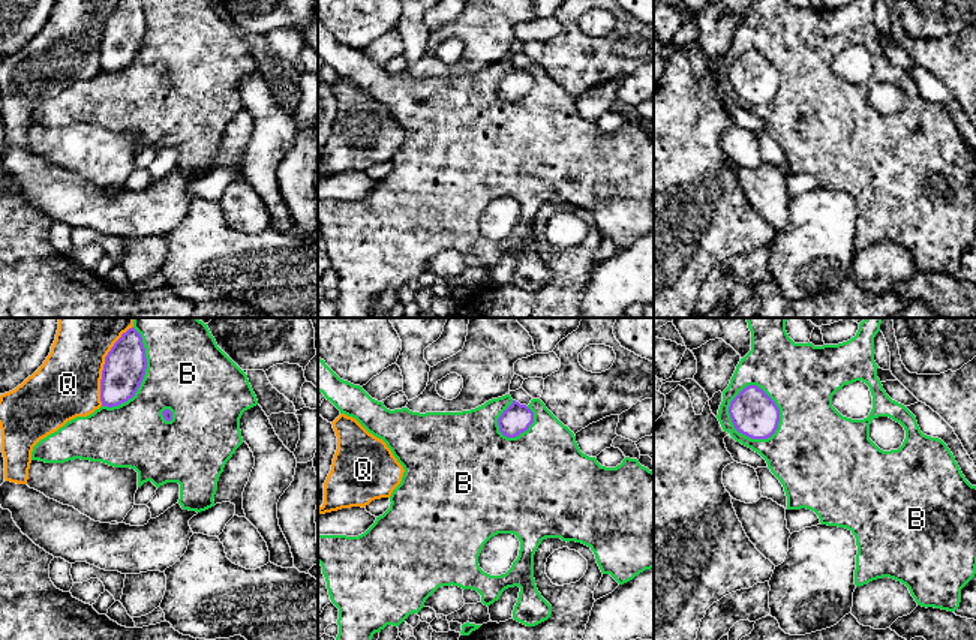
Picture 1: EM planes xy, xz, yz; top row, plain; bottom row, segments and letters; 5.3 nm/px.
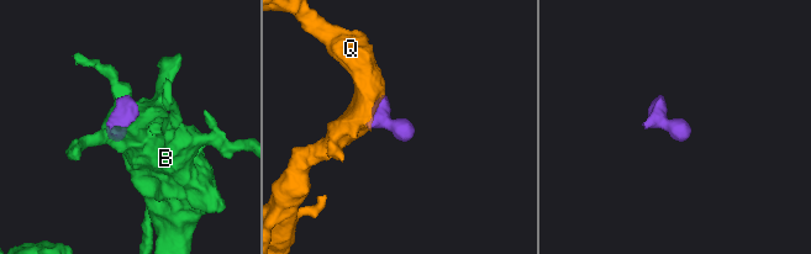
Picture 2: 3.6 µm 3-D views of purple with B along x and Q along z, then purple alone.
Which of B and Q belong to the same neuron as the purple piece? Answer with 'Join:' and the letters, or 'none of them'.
Join: none of them

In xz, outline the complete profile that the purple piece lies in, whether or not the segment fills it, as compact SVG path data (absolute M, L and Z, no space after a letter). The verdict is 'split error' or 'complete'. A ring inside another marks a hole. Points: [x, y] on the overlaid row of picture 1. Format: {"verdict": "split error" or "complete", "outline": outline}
{"verdict": "complete", "outline": "M519 402L513 403L498 418L499 432L507 438L516 438L534 423L534 412Z"}

